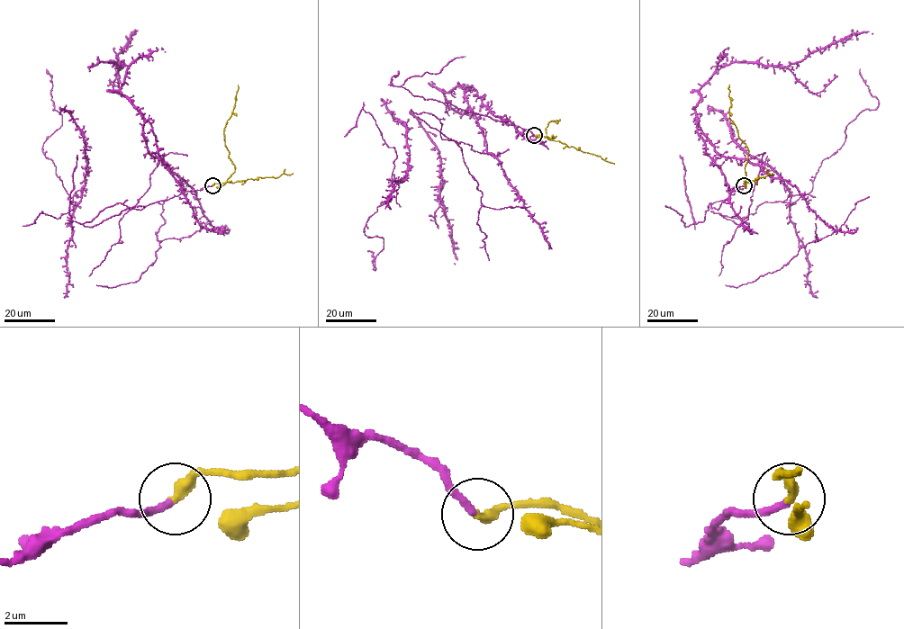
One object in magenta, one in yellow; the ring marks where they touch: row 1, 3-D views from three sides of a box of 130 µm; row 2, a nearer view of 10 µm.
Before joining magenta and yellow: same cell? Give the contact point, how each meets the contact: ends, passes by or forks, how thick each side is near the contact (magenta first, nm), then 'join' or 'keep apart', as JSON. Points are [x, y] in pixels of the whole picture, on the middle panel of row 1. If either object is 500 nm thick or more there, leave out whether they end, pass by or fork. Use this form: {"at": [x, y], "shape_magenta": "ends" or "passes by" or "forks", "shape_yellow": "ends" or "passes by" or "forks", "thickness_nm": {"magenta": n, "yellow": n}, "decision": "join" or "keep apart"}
{"at": [534, 135], "shape_magenta": "ends", "shape_yellow": "ends", "thickness_nm": {"magenta": 220, "yellow": 340}, "decision": "join"}

